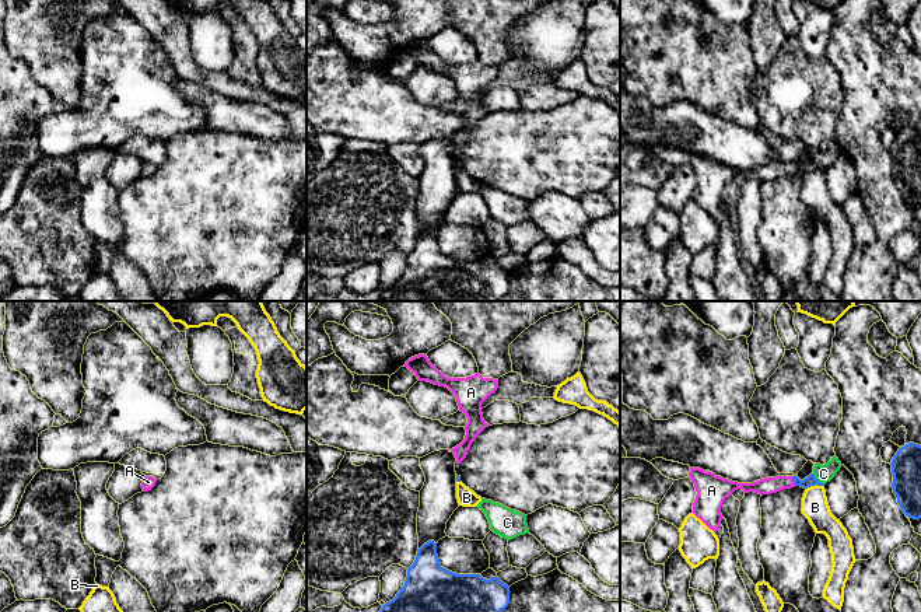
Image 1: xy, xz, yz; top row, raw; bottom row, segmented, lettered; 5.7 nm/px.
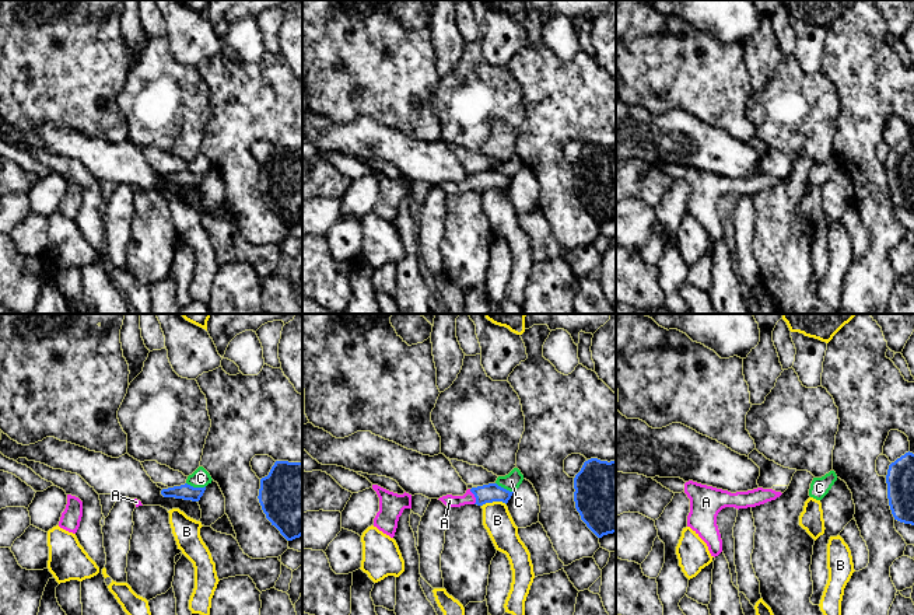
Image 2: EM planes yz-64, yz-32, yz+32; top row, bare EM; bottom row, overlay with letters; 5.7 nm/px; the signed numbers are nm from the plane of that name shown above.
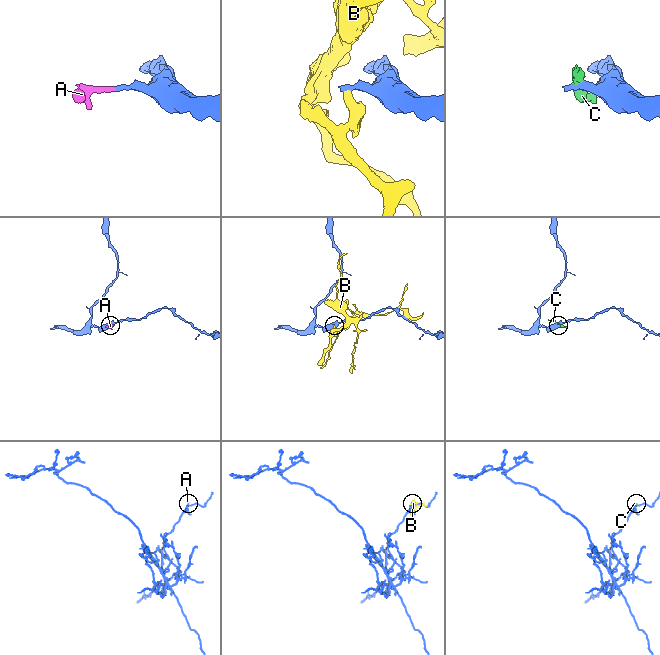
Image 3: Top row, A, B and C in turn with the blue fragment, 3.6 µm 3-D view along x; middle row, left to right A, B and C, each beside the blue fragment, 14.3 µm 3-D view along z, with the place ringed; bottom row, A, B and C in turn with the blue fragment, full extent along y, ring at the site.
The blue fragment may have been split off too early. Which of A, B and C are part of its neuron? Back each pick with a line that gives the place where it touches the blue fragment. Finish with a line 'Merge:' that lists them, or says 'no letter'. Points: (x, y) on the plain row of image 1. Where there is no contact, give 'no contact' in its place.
A: contact yz (792, 165)
Merge: A

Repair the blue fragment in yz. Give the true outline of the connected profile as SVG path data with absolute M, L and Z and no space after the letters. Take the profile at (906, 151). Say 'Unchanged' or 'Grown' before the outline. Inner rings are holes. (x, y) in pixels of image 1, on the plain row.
Unchanged. M908 129L892 146L893 179L903 199L921 204L921 132Z

